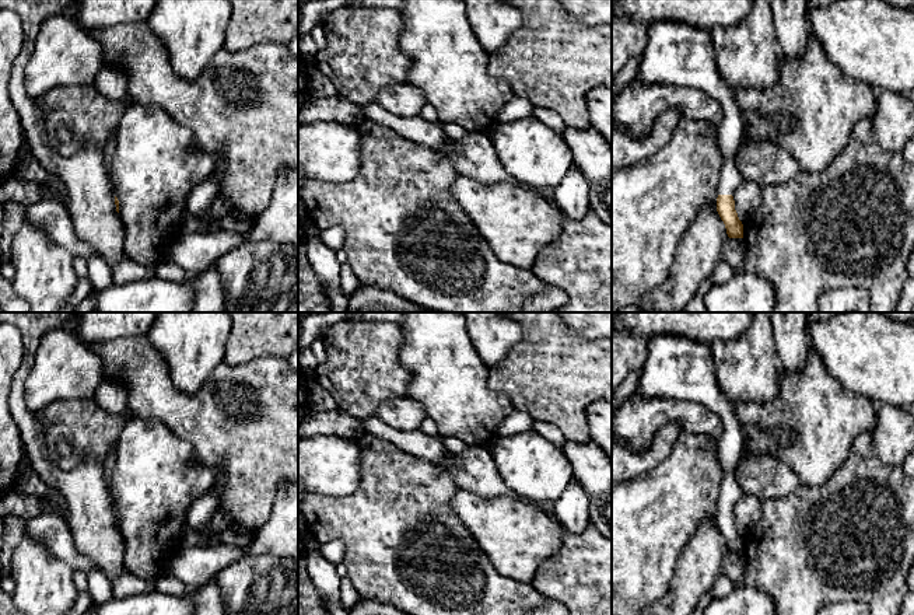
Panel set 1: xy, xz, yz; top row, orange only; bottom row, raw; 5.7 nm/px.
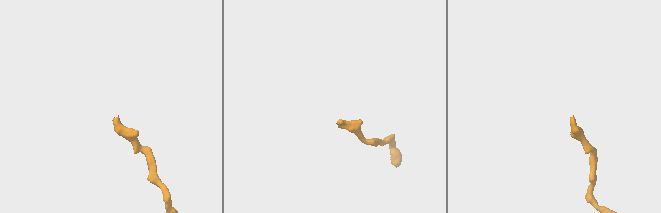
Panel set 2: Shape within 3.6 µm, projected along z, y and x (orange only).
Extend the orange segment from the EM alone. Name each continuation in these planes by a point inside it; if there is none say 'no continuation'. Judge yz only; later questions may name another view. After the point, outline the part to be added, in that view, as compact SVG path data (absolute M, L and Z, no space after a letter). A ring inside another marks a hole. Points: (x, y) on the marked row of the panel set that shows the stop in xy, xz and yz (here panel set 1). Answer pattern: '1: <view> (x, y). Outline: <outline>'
1: yz (676, 53). Outline: M676 21L649 24L637 78L641 84L673 84L697 88L719 102L724 119L718 127L721 178L718 195L733 195L743 181L735 157L743 136L743 113L715 62L711 32Z

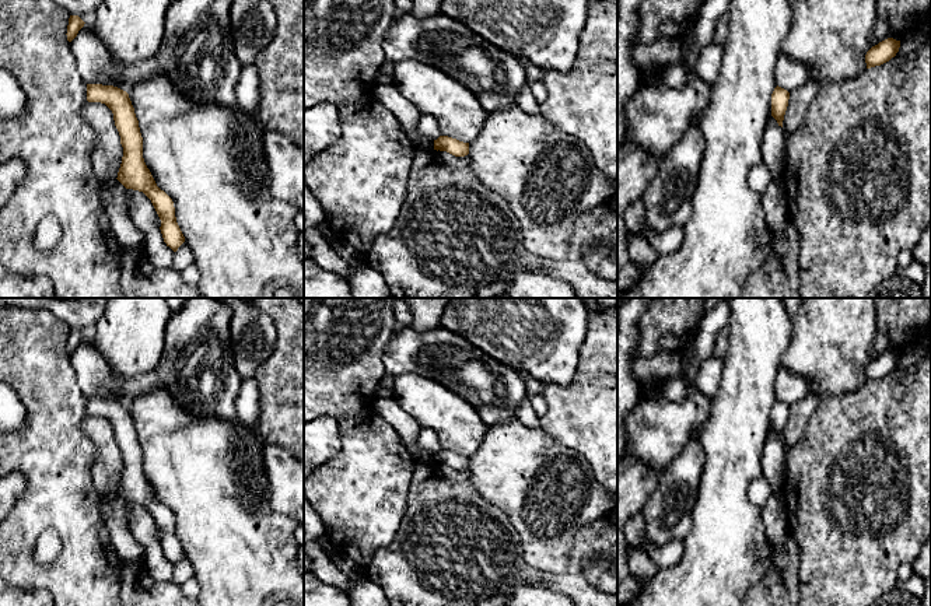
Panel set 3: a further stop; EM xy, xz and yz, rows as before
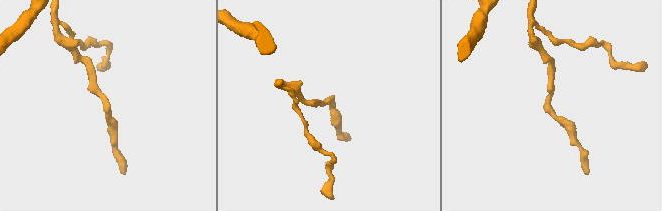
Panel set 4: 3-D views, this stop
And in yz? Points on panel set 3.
no continuation

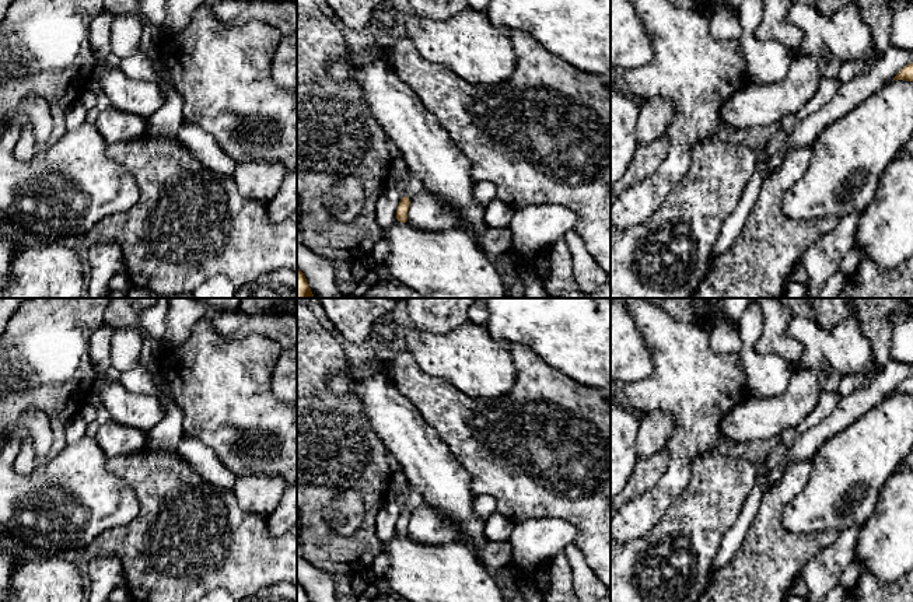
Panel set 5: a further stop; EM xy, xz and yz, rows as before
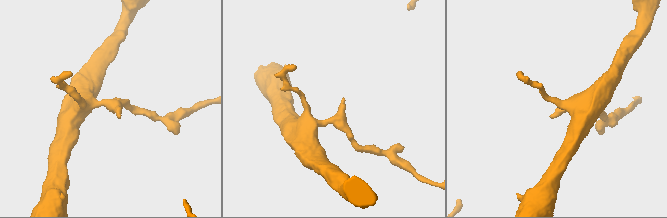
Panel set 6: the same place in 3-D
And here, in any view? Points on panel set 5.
1: xz (399, 167). Outline: M395 153L393 155L391 169L396 174L396 183L402 197L406 196L406 188L407 188L412 172L407 164L403 161L403 158L398 153Z

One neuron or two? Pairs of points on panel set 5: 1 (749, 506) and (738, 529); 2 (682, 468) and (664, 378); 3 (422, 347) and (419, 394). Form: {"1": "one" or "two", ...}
{"1": "one", "2": "one", "3": "two"}

